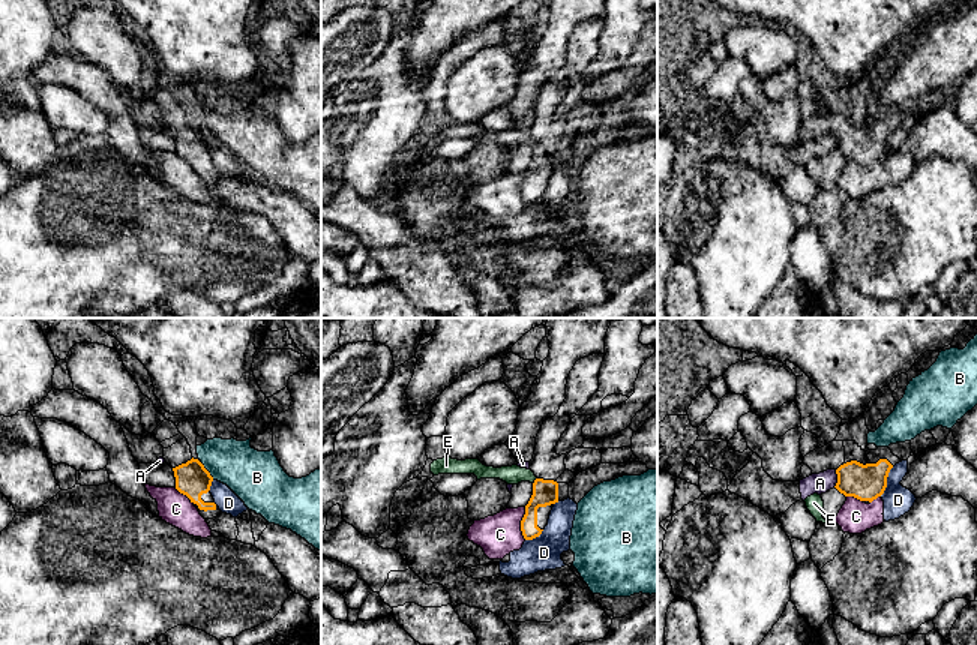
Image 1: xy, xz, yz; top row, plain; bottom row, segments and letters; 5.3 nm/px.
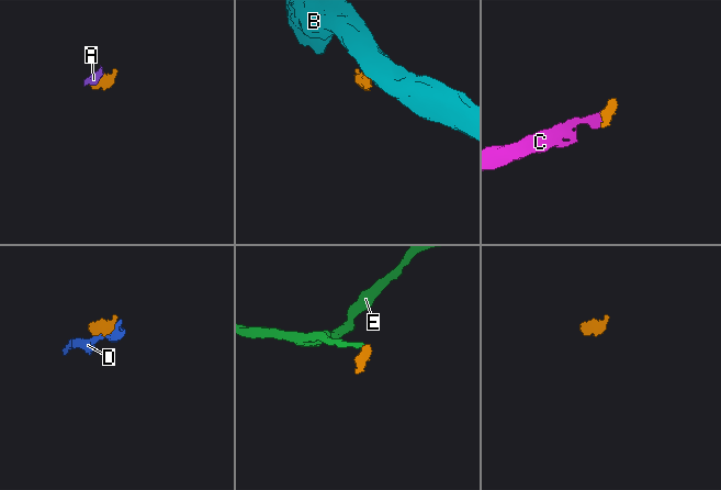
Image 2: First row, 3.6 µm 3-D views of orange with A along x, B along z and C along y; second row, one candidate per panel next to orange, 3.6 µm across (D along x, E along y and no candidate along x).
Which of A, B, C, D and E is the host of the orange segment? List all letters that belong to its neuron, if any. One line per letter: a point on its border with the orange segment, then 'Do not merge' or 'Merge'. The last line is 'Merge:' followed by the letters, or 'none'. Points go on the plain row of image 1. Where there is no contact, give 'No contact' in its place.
A: Touches orange at yz (838, 143). Do not merge
B: Touches orange at xy (207, 135). Do not merge
C: Touches orange at xz (521, 188). Do not merge
D: Touches orange at yz (886, 146). Do not merge
E: Touches orange at xz (535, 144). Do not merge
Merge: none

